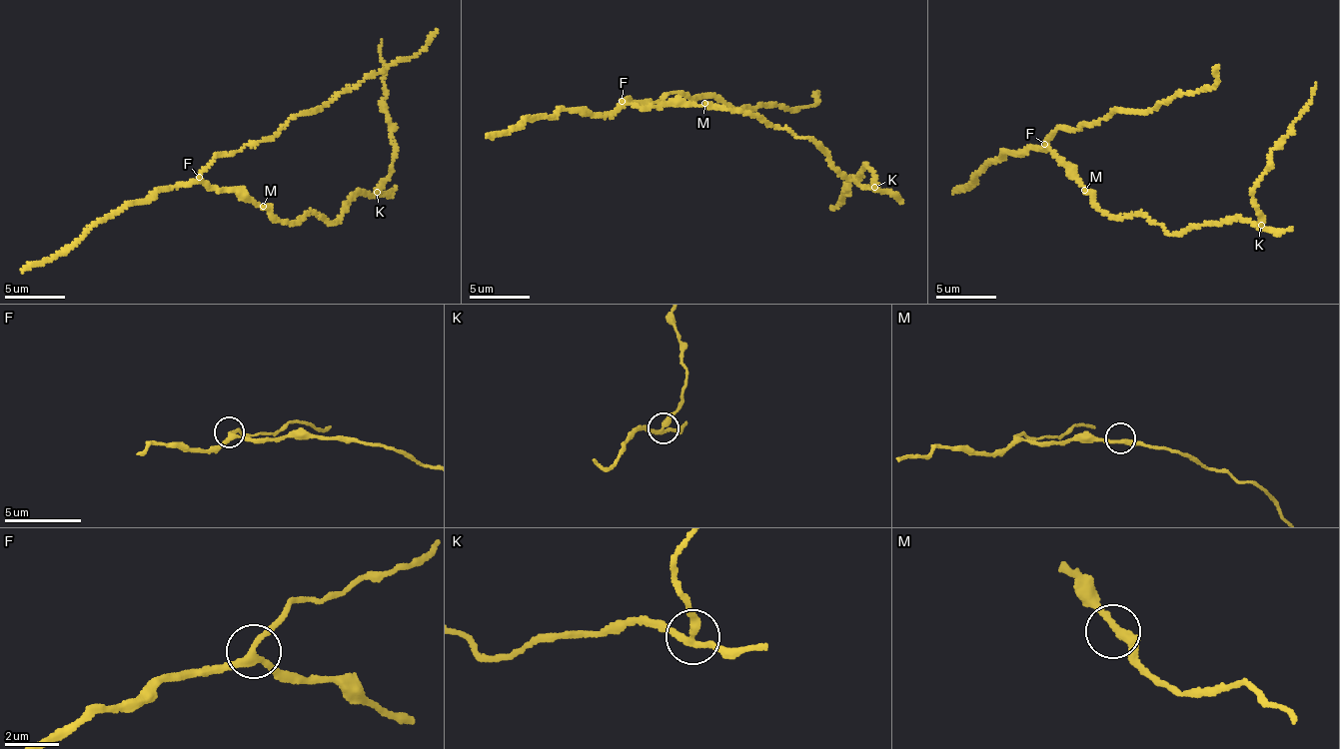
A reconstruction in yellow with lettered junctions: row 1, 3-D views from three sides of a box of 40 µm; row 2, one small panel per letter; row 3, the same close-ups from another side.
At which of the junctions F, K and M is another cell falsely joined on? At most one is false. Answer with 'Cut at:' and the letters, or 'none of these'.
Cut at: K

